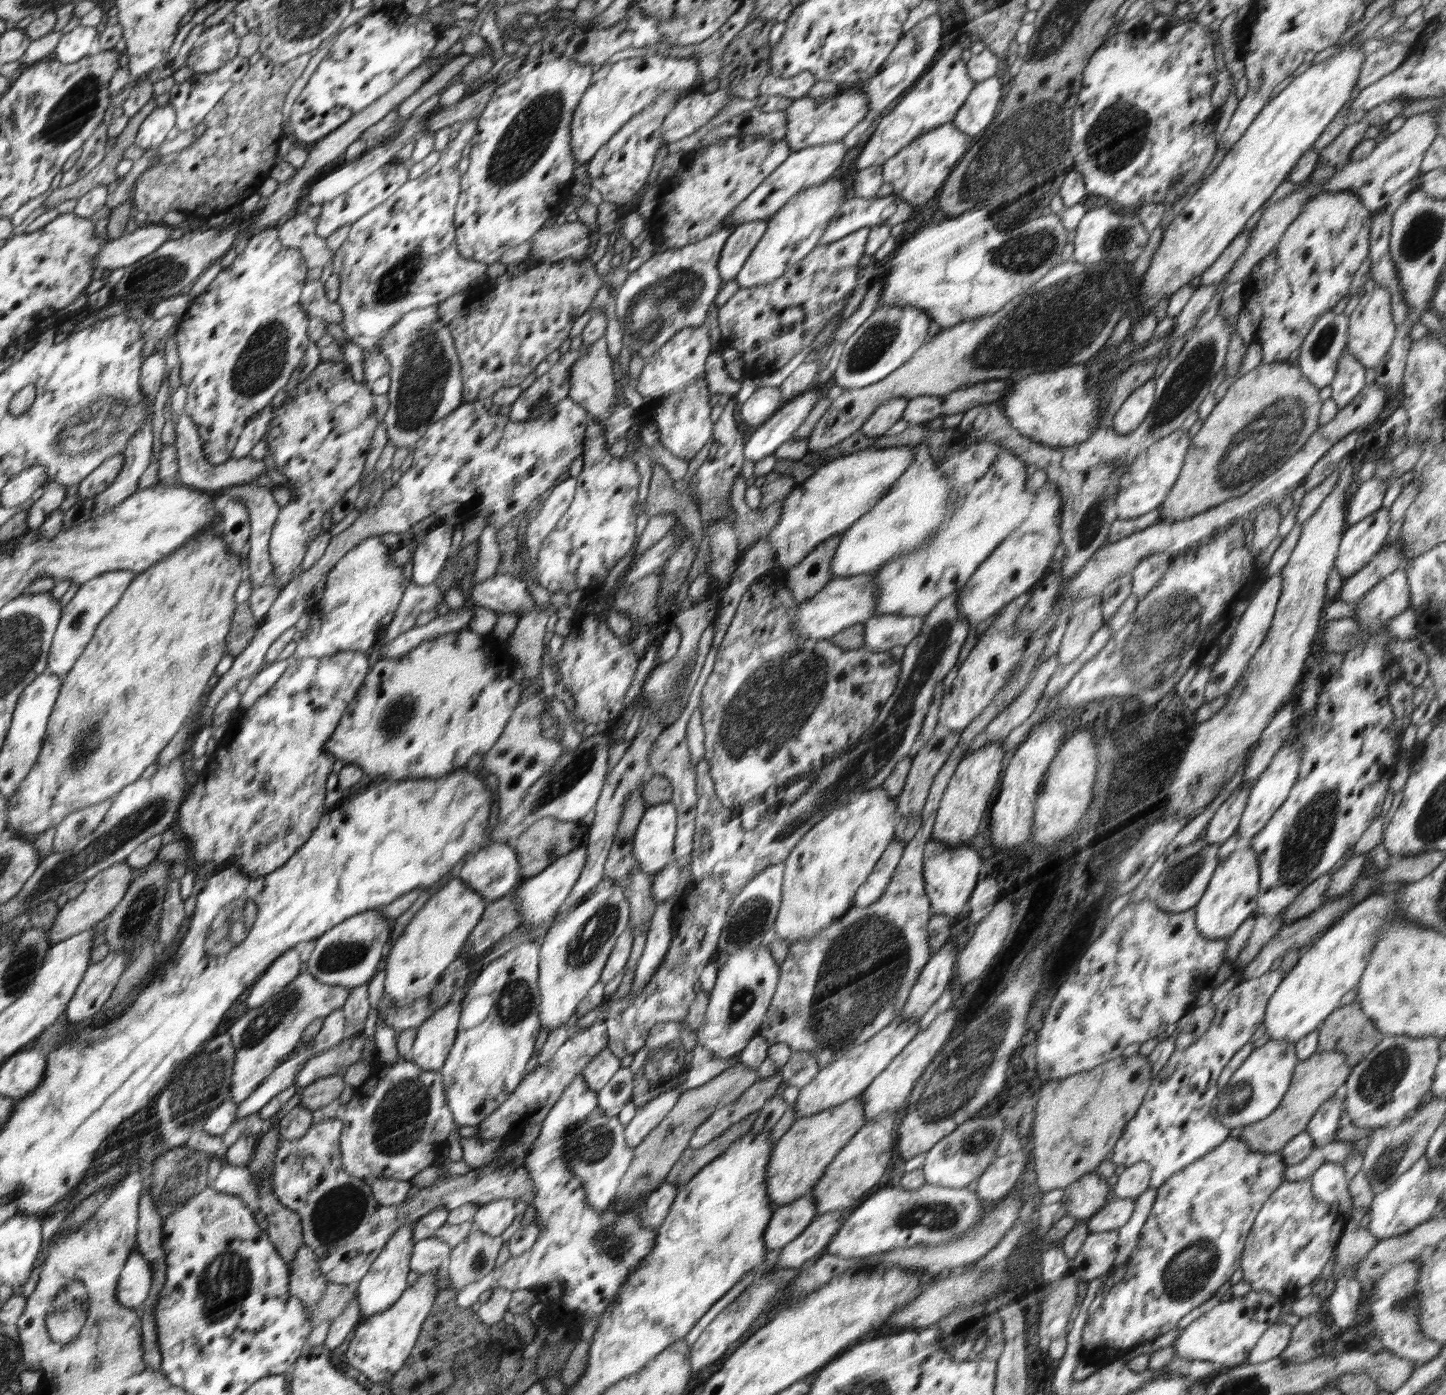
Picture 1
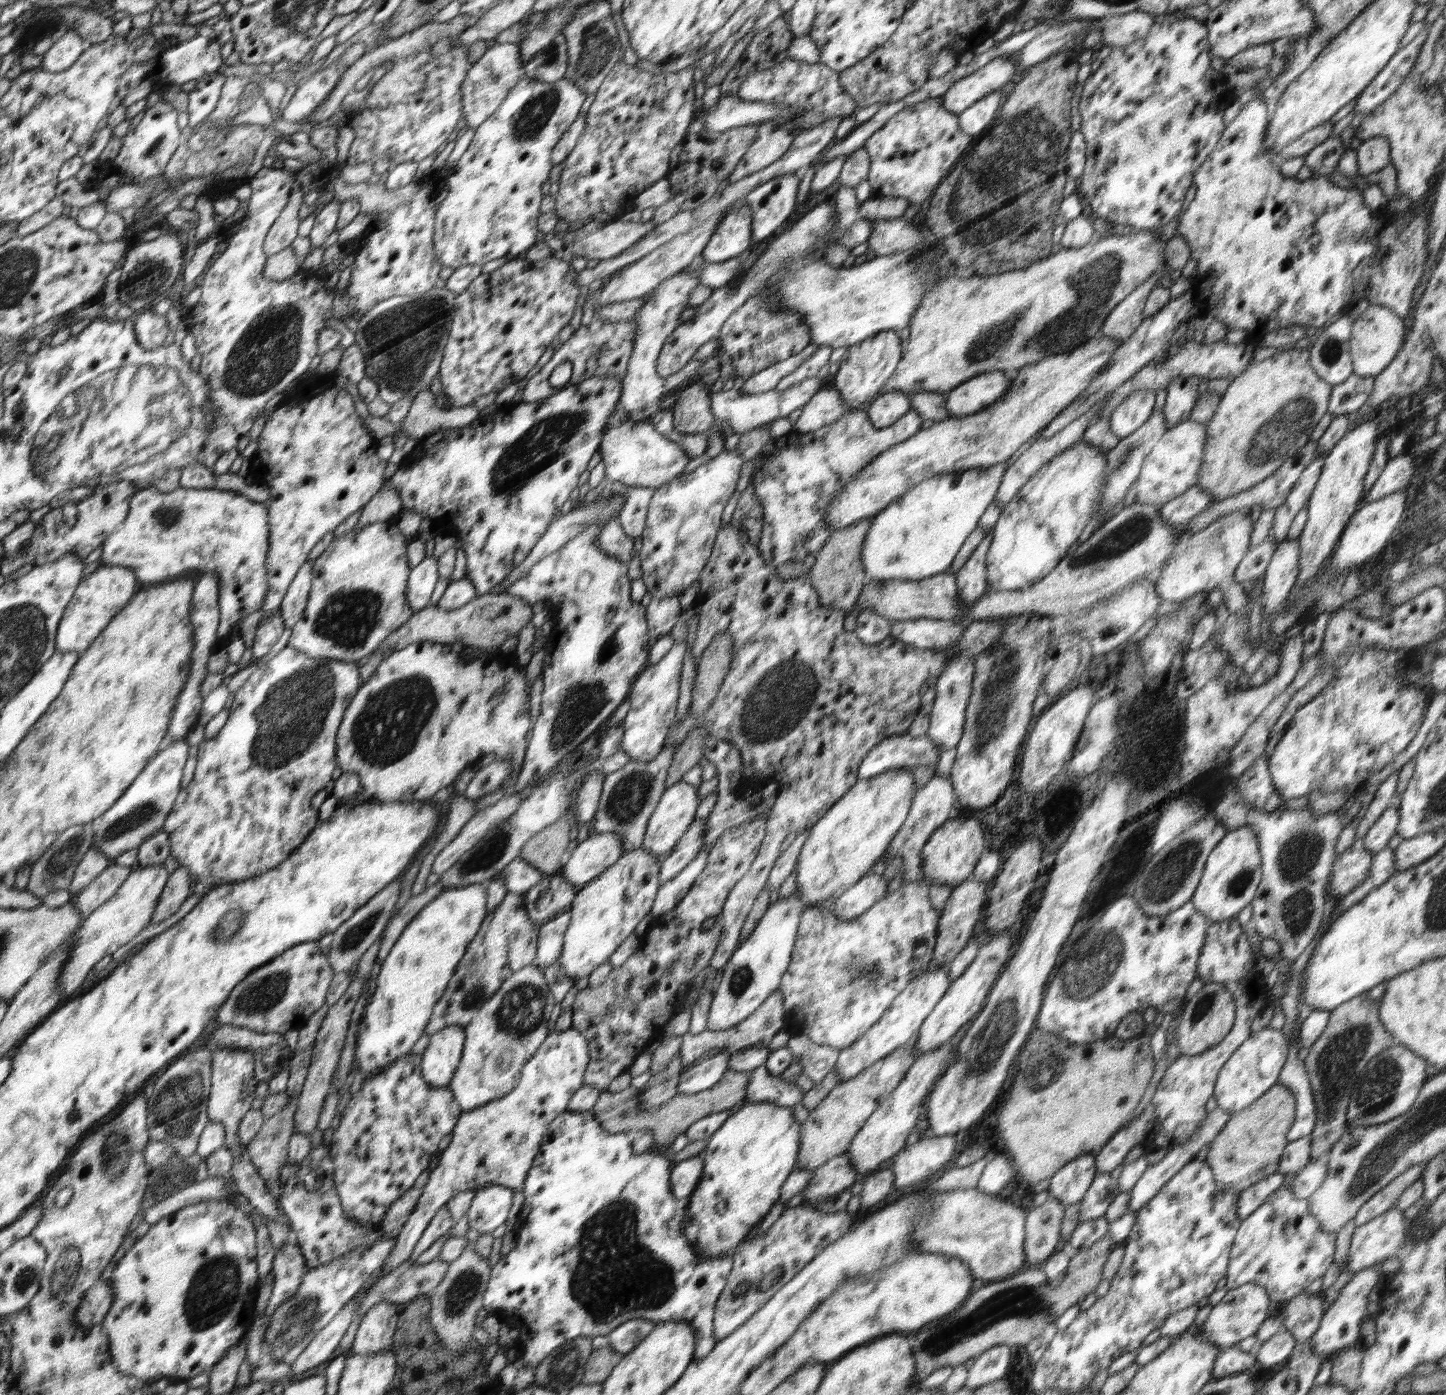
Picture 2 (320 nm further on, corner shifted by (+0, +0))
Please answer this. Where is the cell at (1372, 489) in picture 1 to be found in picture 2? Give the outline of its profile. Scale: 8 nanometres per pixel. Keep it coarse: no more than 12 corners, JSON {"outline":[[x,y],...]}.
{"outline":[[1414,458],[1390,459],[1367,492],[1374,502],[1407,489]]}

